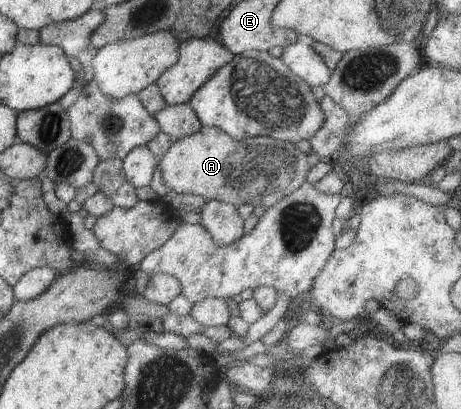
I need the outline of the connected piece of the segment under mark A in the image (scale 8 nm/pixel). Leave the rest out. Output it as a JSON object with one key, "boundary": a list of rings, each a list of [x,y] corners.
{"boundary":[[[202,126],[195,133],[174,140],[158,159],[158,165],[161,183],[170,191],[201,195],[205,201],[215,200],[235,207],[244,203],[271,207],[305,182],[309,171],[306,155],[291,142],[269,136],[236,140],[213,126]]]}

